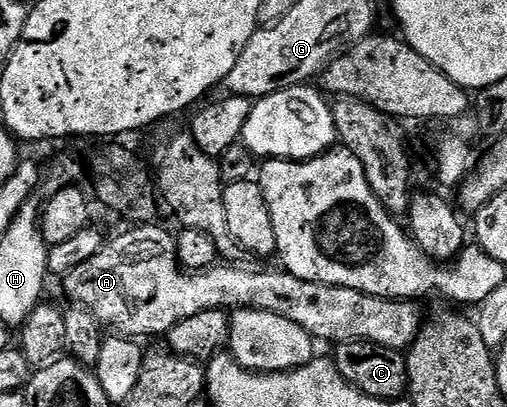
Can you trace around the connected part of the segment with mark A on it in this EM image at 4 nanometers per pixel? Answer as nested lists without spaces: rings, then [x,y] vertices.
[[[140,224],[135,228],[128,228],[125,234],[120,234],[116,239],[109,241],[102,248],[102,252],[98,252],[98,256],[94,256],[90,260],[86,260],[86,264],[82,264],[79,268],[74,268],[74,272],[63,275],[64,290],[72,297],[71,301],[78,306],[85,306],[97,320],[101,327],[110,329],[117,335],[133,340],[145,340],[144,338],[152,338],[155,334],[160,336],[167,335],[170,328],[174,328],[174,324],[178,324],[182,320],[186,320],[186,316],[198,316],[198,312],[203,310],[218,310],[221,308],[247,308],[250,310],[265,310],[266,312],[274,312],[278,316],[286,316],[286,320],[294,320],[294,324],[298,324],[298,328],[302,328],[314,340],[320,338],[324,342],[332,342],[331,344],[339,344],[342,342],[369,342],[370,344],[382,344],[382,348],[394,348],[395,350],[404,352],[408,347],[415,342],[416,337],[420,334],[420,327],[424,325],[425,315],[420,315],[420,310],[415,301],[401,300],[399,298],[379,298],[378,296],[370,296],[358,292],[354,288],[342,288],[341,286],[327,286],[321,282],[311,282],[310,280],[302,280],[298,276],[288,273],[283,268],[275,268],[276,270],[247,270],[244,266],[236,266],[240,264],[216,264],[206,270],[198,270],[189,272],[180,264],[180,259],[176,257],[176,239],[173,231],[163,230],[157,224]]]

